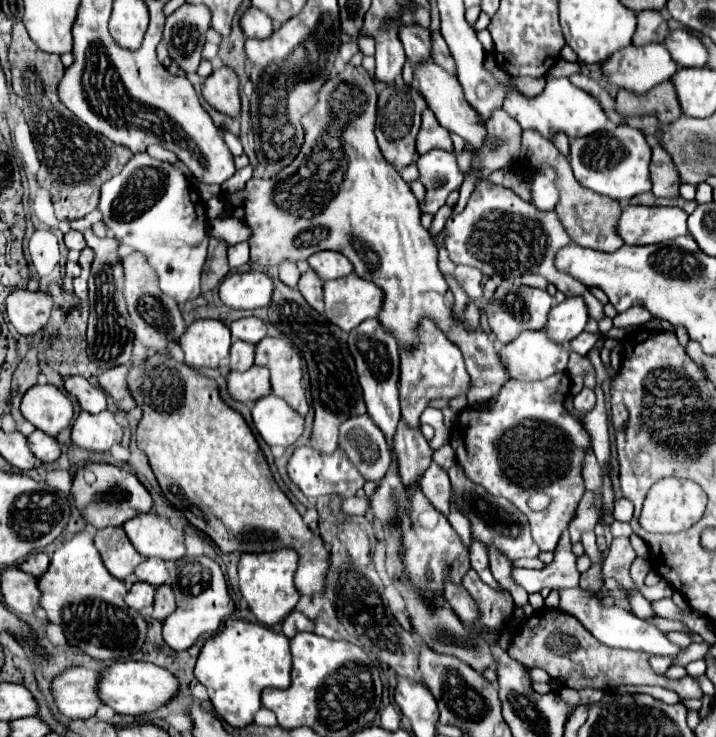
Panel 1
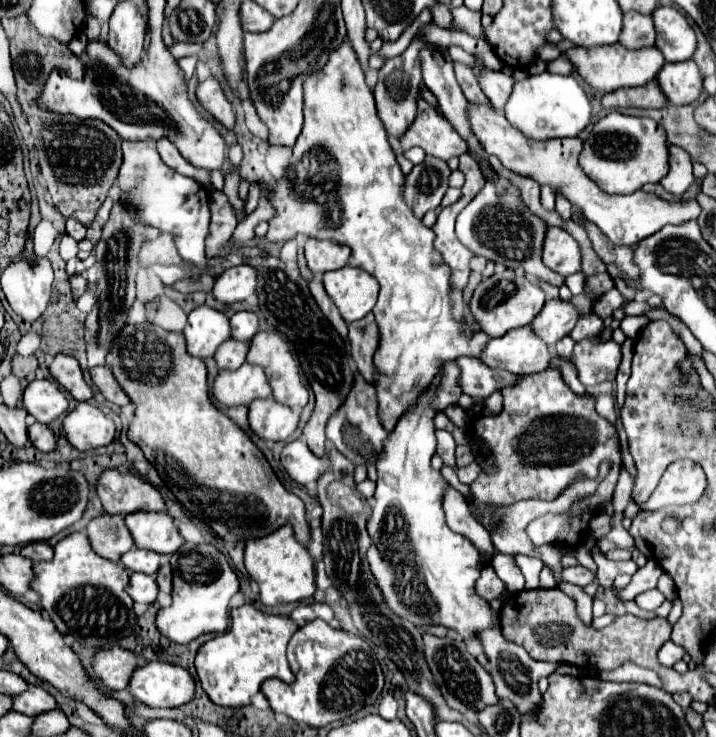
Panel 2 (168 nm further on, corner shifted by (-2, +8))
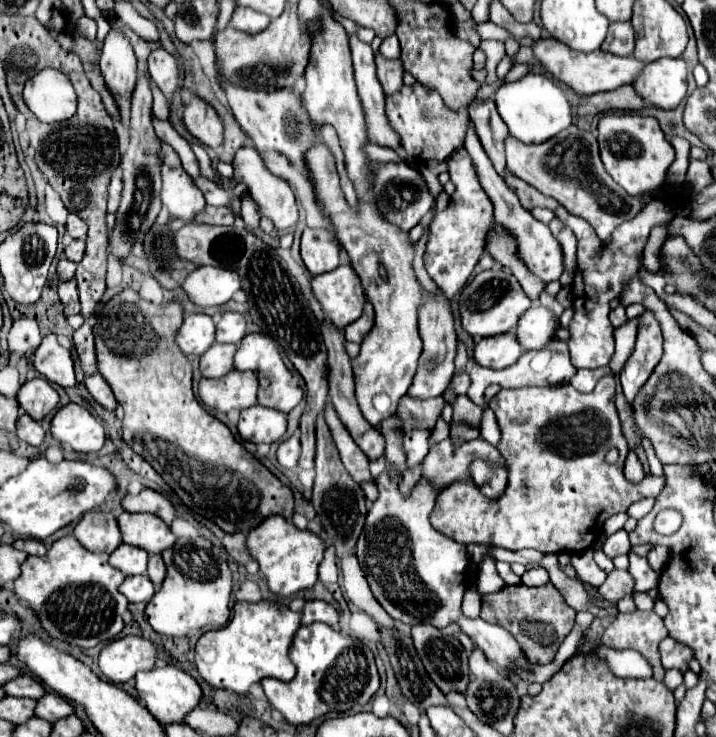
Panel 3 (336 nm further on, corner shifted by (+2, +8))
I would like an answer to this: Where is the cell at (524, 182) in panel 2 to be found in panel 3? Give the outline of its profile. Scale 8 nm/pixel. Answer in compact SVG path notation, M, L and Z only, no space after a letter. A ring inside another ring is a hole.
M494 100L486 102L472 102L470 108L470 120L478 132L478 138L490 156L496 172L502 176L506 172L506 160L504 160L504 138L508 136L508 128L504 120L500 118Z

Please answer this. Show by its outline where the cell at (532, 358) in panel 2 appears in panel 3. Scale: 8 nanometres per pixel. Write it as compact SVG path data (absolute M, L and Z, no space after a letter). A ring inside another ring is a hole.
M504 332L498 336L482 338L474 344L472 358L486 368L506 368L512 366L520 356L524 354L522 346L518 344L518 338L514 332Z

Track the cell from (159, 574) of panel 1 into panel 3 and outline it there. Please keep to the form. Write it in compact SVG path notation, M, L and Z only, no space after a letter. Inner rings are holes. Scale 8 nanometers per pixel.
M120 544L112 554L110 554L110 566L118 568L124 574L144 574L146 572L146 562L148 562L148 552L142 548L130 546L130 544Z

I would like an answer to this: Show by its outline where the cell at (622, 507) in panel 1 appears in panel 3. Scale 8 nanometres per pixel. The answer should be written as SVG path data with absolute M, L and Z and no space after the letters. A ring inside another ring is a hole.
M646 498L646 500L640 500L640 502L636 502L634 506L630 506L628 508L628 514L632 516L632 518L636 518L636 520L640 520L640 518L644 518L650 510L652 510L652 506L654 506L654 498Z

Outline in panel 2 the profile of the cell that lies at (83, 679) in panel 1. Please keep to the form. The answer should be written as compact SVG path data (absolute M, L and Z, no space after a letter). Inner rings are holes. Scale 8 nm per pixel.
M102 648L92 658L94 676L108 692L124 690L136 666L138 658L124 648Z

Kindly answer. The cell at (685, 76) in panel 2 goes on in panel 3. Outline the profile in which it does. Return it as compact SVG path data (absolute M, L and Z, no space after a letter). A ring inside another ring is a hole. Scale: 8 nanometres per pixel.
M662 58L650 62L634 78L634 90L652 106L676 108L686 98L686 62L682 58Z

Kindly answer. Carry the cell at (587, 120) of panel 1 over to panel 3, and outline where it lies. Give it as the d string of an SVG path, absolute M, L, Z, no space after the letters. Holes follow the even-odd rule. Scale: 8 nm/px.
M530 72L516 82L502 84L496 90L494 102L498 106L502 120L508 126L508 134L514 136L516 140L524 142L524 144L546 142L552 136L556 136L562 128L568 128L572 124L572 112L570 112L570 104L566 100L564 92L546 74Z

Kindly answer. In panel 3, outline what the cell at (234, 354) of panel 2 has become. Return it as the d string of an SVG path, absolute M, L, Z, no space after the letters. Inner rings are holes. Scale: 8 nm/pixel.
M212 344L210 350L206 350L200 356L200 374L204 378L222 378L226 372L230 372L232 358L236 354L236 344Z

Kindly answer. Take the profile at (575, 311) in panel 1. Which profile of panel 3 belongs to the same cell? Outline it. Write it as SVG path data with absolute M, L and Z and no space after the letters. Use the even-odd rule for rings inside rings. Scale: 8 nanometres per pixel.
M530 306L518 320L516 336L524 350L534 350L546 346L546 342L554 336L556 326L558 322L550 310L544 306Z

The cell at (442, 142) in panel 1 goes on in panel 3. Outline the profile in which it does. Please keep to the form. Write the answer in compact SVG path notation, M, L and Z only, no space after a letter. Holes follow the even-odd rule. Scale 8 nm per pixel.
M420 82L402 86L394 96L386 96L386 114L402 138L404 152L416 160L448 160L454 150L462 148L462 132L466 132L466 124L470 124L468 112L448 110L440 94Z

